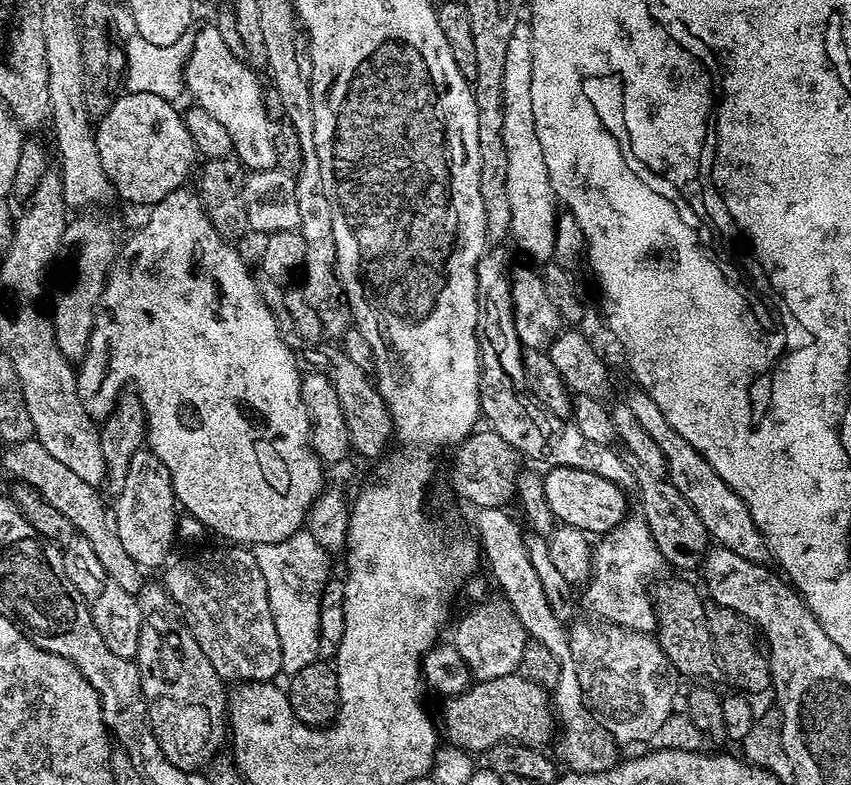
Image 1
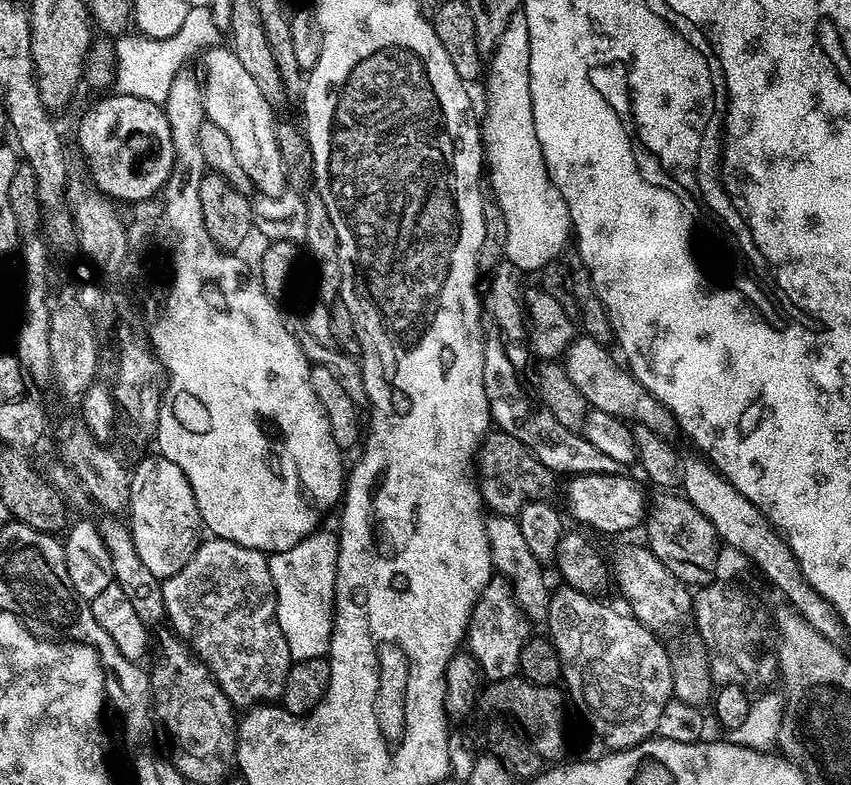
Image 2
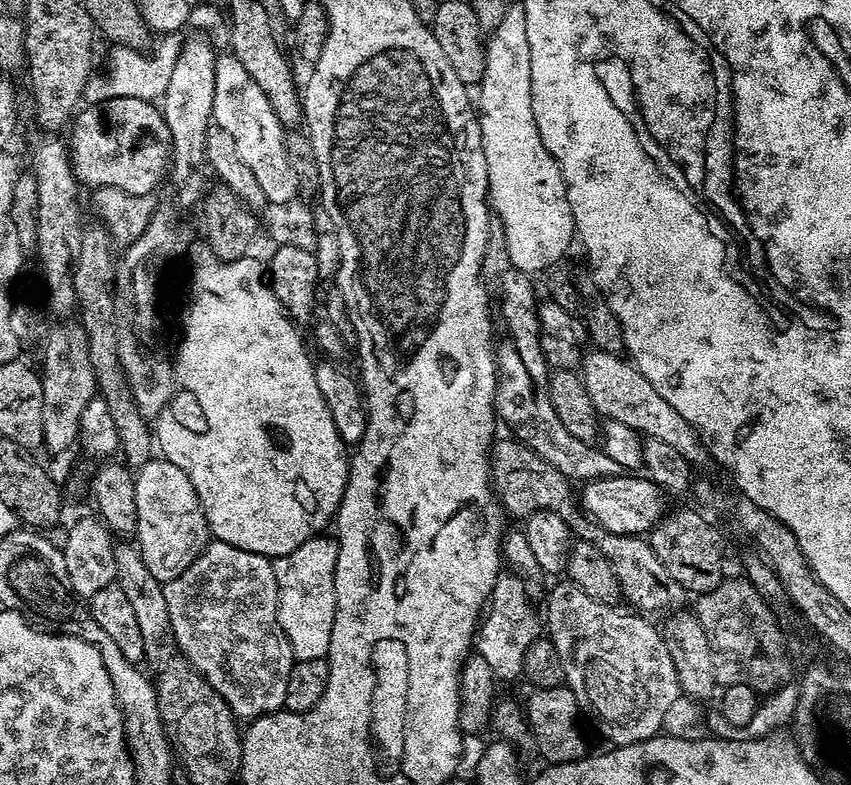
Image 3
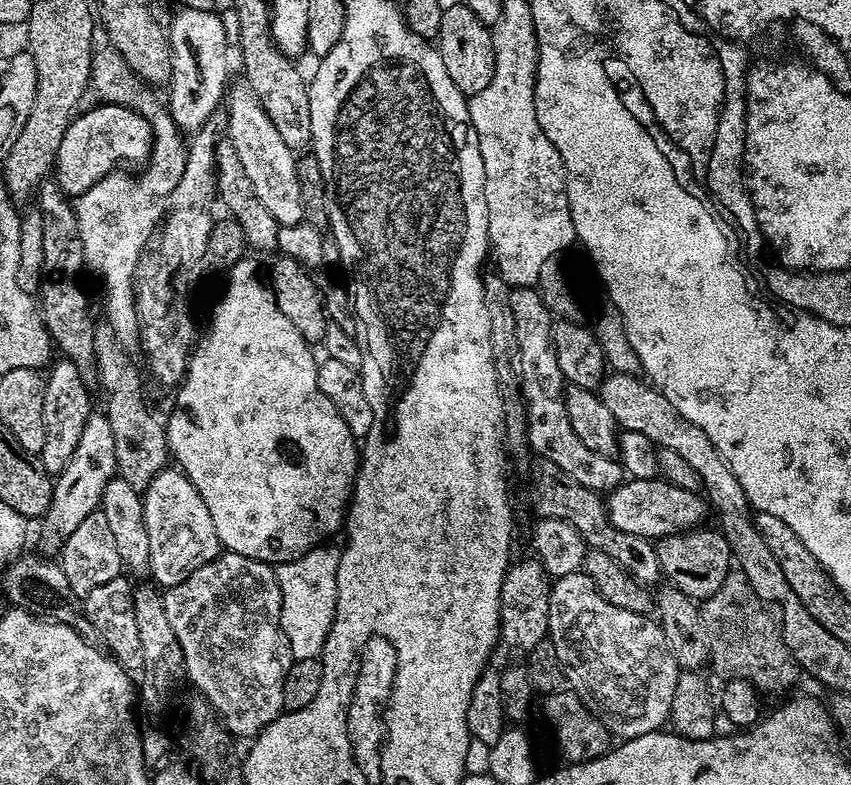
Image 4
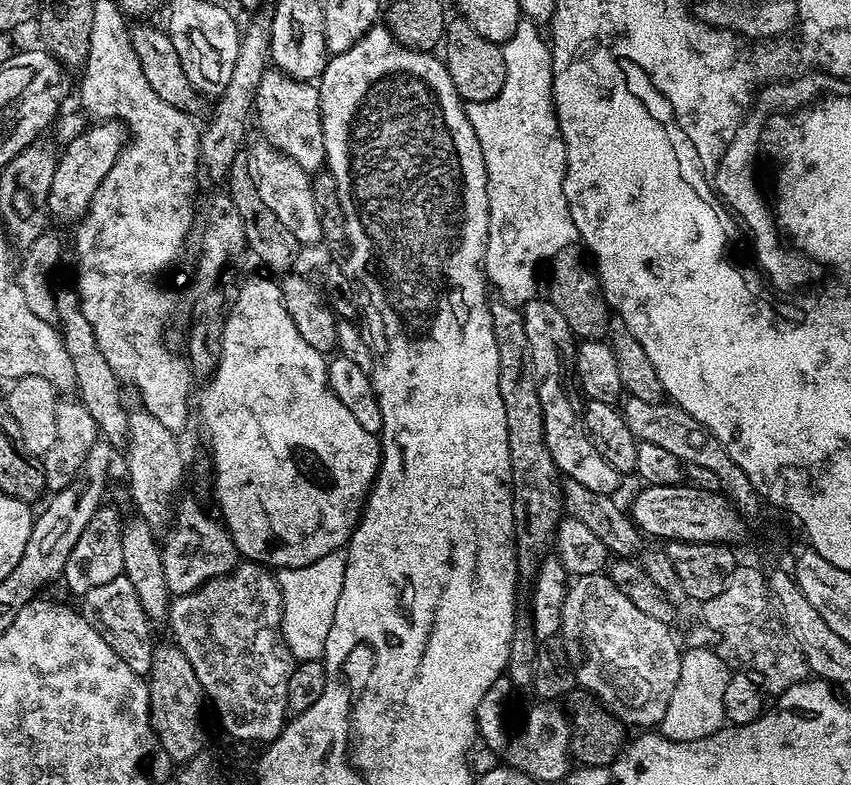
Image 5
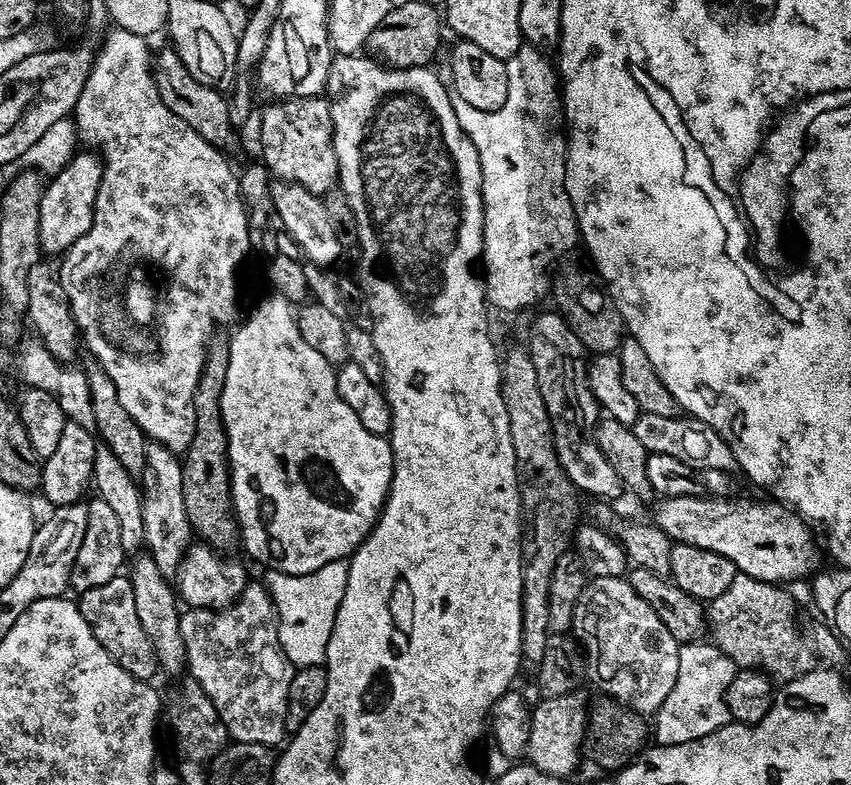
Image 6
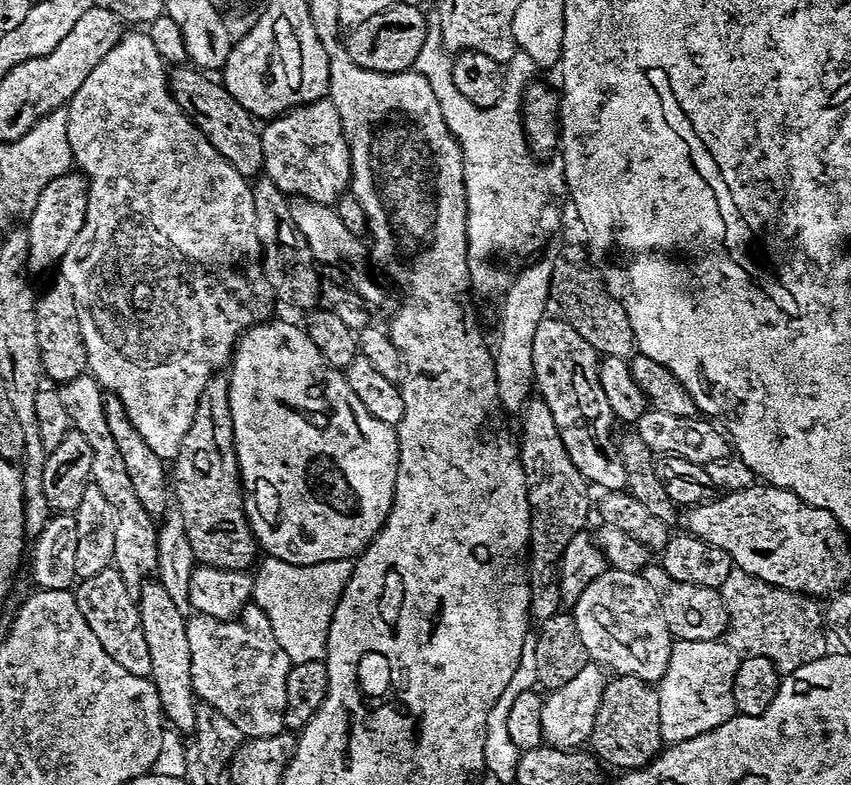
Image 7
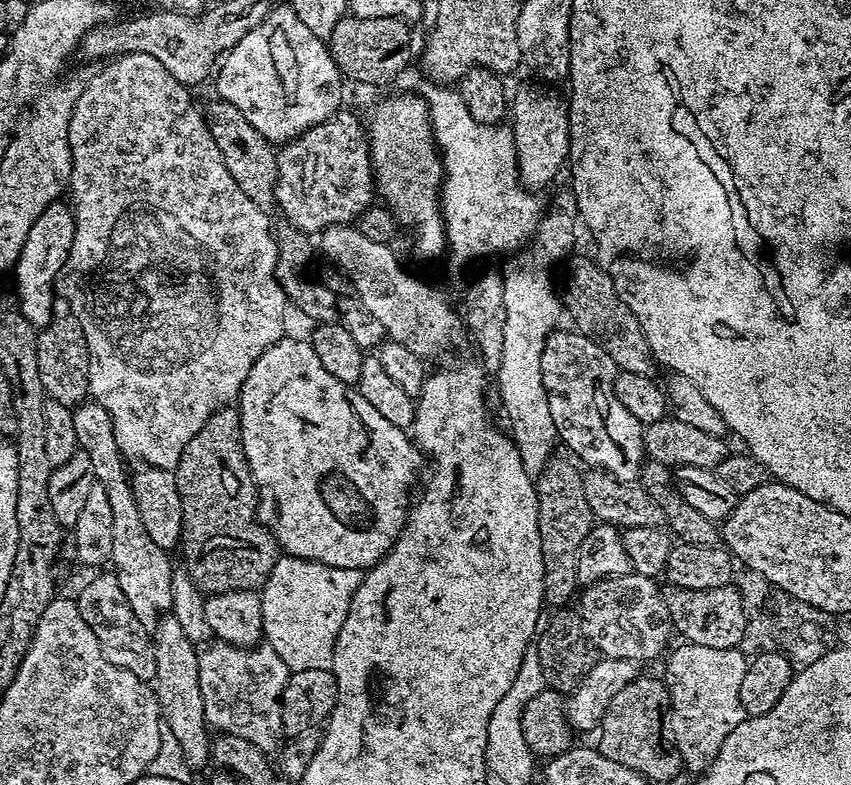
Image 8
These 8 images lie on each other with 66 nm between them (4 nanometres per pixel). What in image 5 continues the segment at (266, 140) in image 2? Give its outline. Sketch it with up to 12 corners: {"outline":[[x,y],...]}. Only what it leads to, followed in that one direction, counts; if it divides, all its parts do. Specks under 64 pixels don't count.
{"outline":[[267,142],[246,159],[297,245],[324,240],[309,173]]}

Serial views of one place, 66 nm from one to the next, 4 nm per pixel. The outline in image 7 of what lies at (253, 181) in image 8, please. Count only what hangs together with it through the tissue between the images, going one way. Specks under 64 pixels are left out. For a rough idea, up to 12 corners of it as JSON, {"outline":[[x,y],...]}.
{"outline":[[175,67],[169,88],[247,180],[264,164],[252,114],[219,81]]}

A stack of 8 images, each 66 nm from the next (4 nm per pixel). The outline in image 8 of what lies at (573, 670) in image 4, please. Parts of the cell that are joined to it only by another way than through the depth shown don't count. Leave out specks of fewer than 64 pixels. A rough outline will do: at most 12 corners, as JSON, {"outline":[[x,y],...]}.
{"outline":[[610,576],[578,615],[597,653],[652,660],[673,635],[661,585]]}

